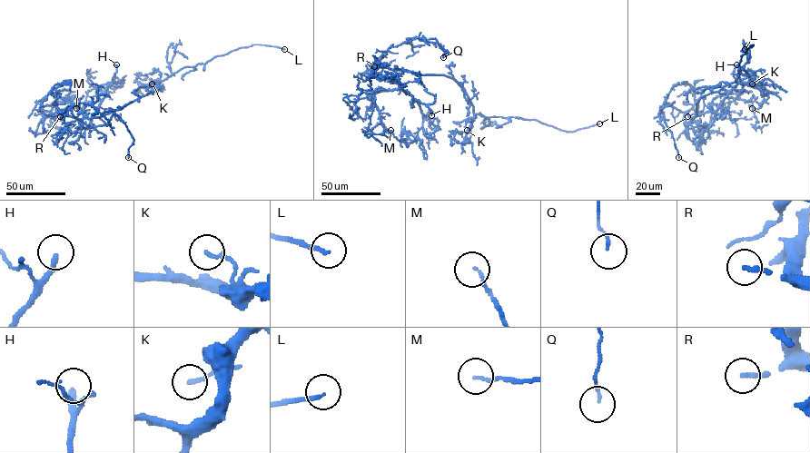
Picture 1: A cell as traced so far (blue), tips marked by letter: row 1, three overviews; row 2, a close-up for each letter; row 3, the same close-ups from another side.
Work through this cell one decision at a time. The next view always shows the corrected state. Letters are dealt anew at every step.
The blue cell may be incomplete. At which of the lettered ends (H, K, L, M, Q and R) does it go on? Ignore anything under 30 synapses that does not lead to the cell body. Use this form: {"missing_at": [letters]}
{"missing_at": ["H", "L", "R"]}

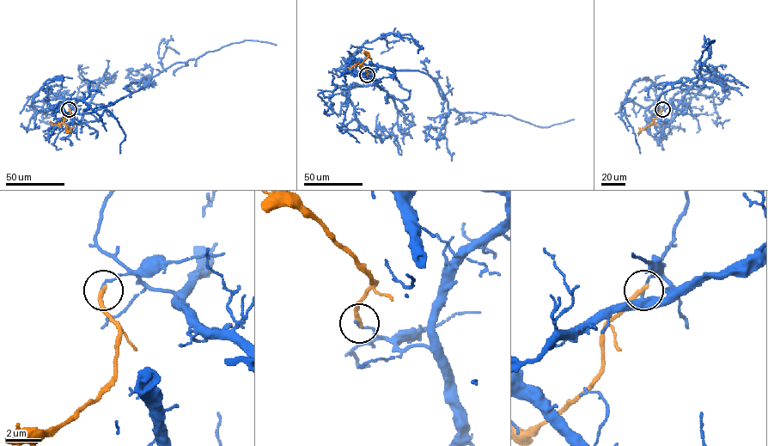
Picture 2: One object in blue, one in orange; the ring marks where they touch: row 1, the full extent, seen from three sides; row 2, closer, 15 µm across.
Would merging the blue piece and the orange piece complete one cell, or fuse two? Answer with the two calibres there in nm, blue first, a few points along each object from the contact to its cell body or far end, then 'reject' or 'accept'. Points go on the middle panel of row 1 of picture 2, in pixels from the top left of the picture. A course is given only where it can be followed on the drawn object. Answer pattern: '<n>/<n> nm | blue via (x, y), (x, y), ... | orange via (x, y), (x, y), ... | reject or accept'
140/280 nm | blue via (367, 75), (383, 66), (427, 74), (437, 82), (448, 108), (460, 113), (509, 115), (543, 127), (574, 119) | orange via (367, 75), (368, 72), (360, 65), (368, 56), (368, 53), (364, 51) | reject

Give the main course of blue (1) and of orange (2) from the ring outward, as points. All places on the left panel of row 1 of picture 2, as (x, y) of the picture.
1: (70, 109), (80, 113), (94, 112), (139, 90), (177, 62), (232, 43), (251, 40), (276, 45)
2: (70, 109), (70, 114), (63, 121), (70, 129), (66, 133)

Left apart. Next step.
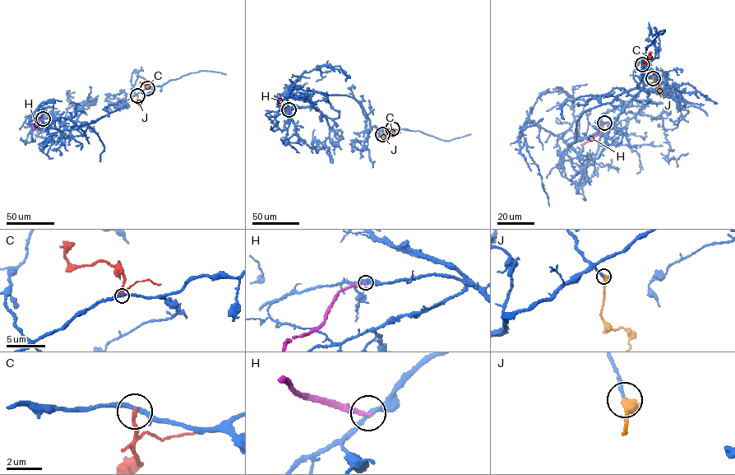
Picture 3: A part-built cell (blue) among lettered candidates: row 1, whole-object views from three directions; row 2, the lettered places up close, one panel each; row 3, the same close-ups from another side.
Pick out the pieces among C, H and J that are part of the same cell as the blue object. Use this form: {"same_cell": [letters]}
{"same_cell": ["J"]}

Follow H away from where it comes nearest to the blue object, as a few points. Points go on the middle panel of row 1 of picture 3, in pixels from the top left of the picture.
H: (288, 109), (279, 104), (280, 98)

